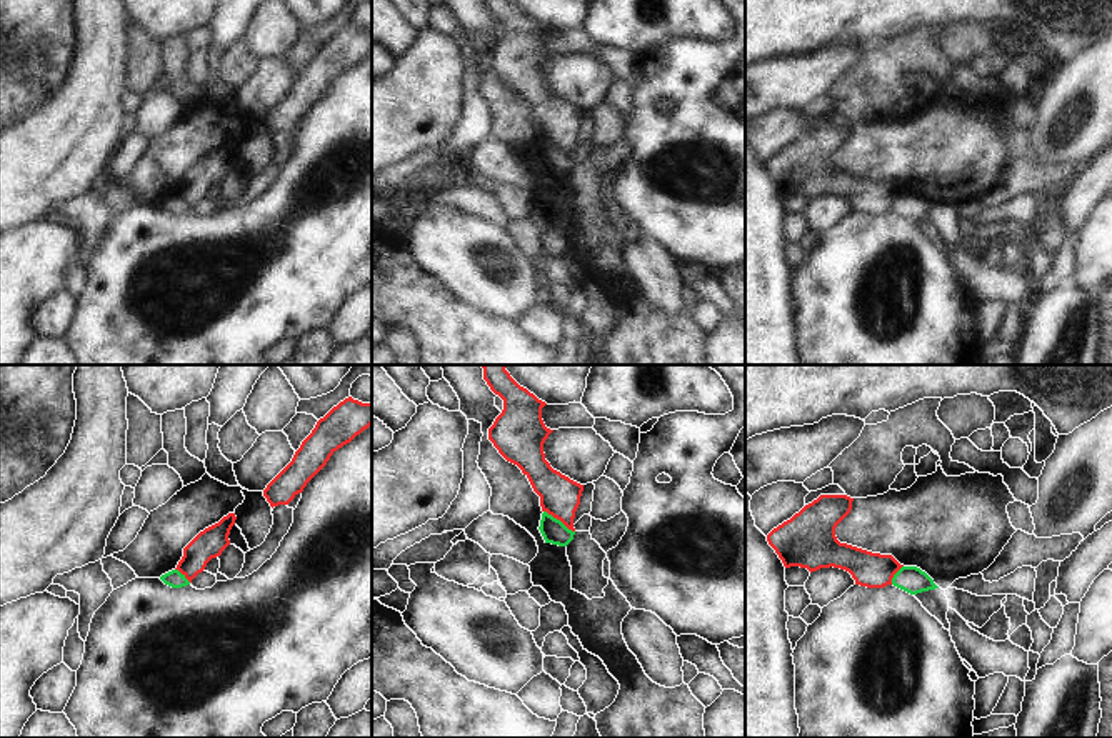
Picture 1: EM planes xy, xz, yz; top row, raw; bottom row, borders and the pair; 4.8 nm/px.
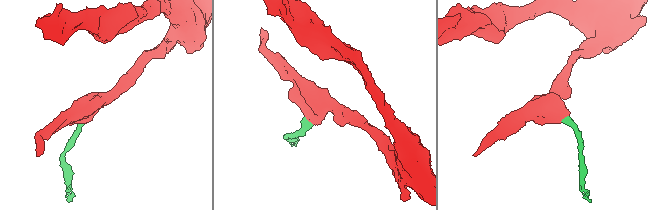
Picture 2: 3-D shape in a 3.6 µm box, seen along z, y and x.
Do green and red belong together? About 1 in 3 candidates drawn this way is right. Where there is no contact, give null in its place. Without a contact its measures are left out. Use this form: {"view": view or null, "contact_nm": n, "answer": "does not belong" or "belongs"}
{"view": "xz", "contact_nm": 190, "answer": "does not belong"}

